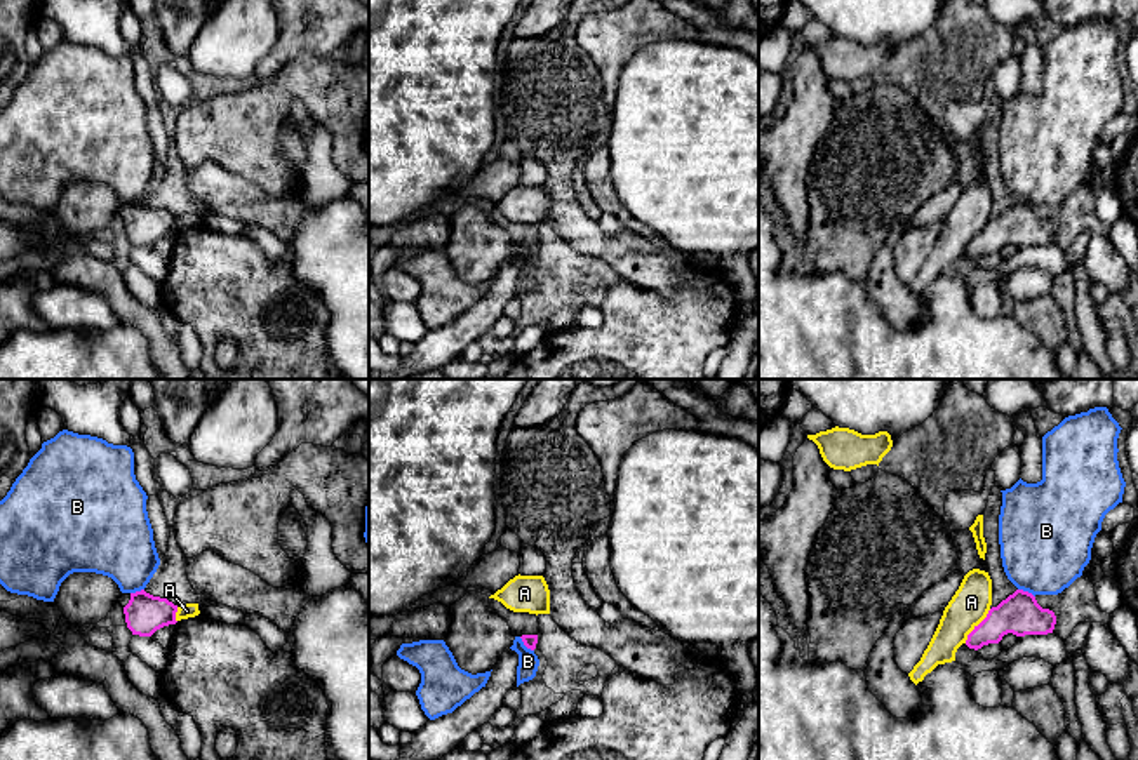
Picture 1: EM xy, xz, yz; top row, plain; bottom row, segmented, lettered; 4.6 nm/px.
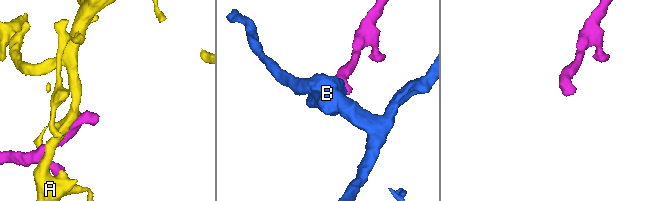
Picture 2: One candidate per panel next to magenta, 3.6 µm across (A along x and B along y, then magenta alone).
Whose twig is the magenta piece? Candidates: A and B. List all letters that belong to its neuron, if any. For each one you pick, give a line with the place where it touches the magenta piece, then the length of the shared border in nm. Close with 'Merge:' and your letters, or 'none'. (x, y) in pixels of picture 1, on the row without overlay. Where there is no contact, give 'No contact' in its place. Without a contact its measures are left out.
Merge: none

